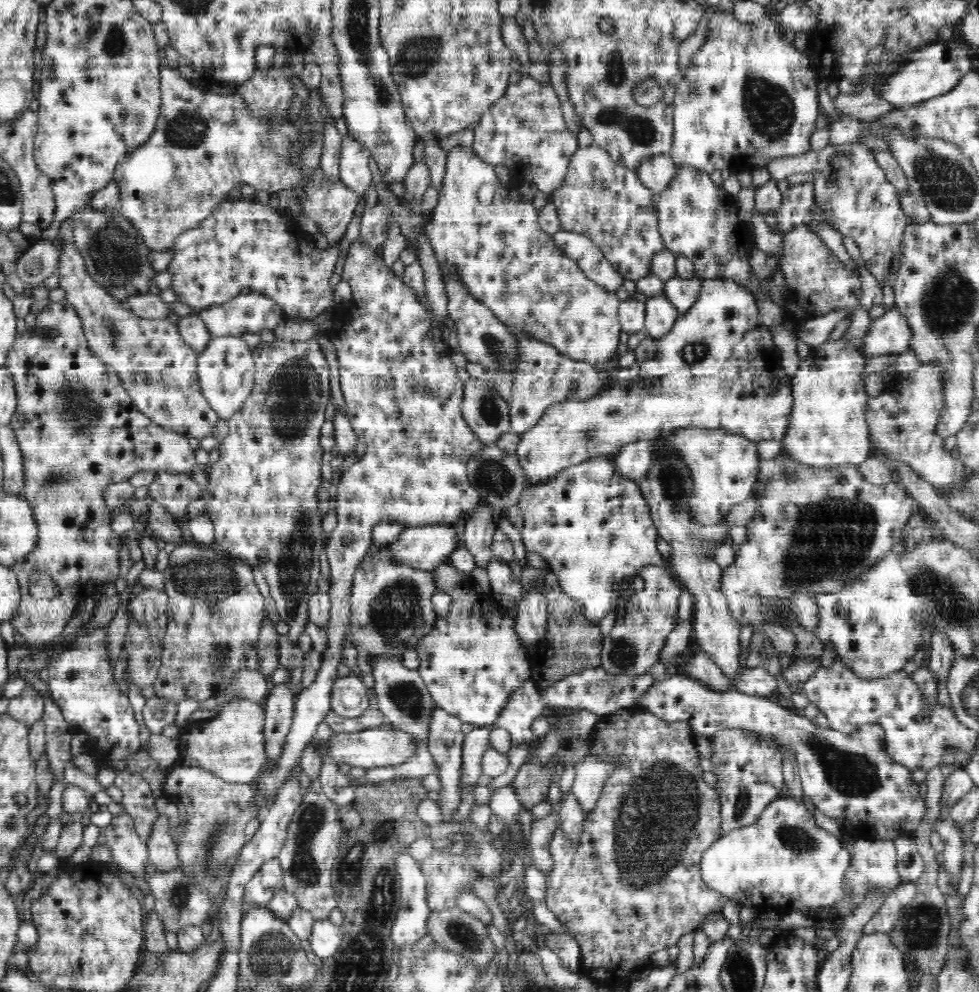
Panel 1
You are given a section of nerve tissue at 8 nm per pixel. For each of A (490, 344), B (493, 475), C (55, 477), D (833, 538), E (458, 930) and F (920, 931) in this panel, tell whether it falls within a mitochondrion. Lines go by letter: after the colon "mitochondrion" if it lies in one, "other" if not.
A: mitochondrion
B: mitochondrion
C: mitochondrion
D: mitochondrion
E: mitochondrion
F: mitochondrion

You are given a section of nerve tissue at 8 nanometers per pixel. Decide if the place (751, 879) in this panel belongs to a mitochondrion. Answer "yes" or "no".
no

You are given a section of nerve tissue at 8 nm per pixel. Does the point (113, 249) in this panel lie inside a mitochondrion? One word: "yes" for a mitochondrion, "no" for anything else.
yes

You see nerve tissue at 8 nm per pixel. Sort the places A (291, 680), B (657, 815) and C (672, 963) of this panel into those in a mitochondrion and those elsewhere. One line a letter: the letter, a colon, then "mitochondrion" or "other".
A: other
B: mitochondrion
C: other

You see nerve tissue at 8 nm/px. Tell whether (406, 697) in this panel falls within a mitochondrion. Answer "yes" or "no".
yes

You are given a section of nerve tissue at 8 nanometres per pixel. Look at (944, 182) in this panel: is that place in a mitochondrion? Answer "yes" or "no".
yes

